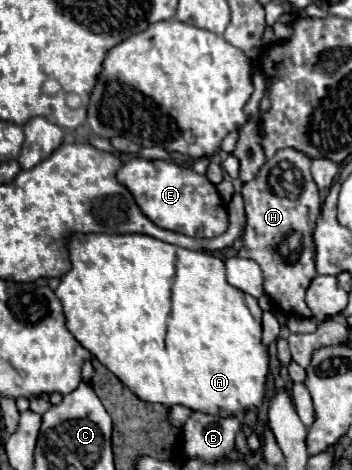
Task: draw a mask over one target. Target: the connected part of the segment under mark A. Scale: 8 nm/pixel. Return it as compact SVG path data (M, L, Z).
M72 233L68 253L72 269L60 279L54 291L62 301L66 327L84 349L124 381L142 401L162 403L166 407L184 405L192 411L222 417L238 417L248 407L262 403L268 373L268 351L260 345L262 309L252 295L226 281L222 259L204 251L176 247L142 233Z

